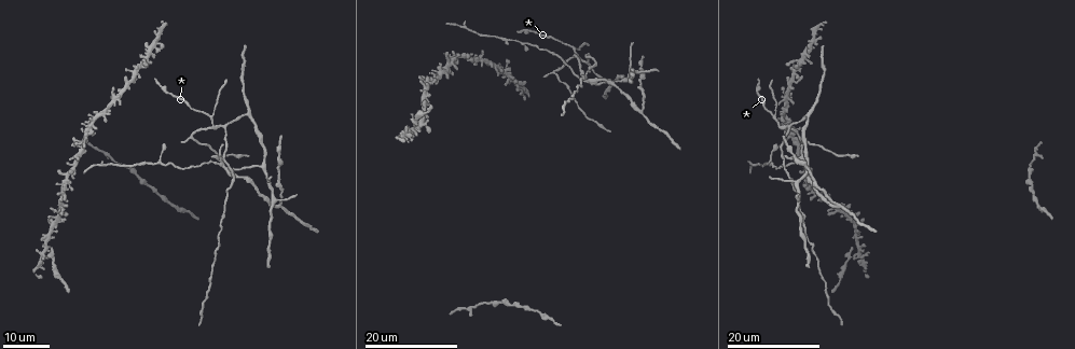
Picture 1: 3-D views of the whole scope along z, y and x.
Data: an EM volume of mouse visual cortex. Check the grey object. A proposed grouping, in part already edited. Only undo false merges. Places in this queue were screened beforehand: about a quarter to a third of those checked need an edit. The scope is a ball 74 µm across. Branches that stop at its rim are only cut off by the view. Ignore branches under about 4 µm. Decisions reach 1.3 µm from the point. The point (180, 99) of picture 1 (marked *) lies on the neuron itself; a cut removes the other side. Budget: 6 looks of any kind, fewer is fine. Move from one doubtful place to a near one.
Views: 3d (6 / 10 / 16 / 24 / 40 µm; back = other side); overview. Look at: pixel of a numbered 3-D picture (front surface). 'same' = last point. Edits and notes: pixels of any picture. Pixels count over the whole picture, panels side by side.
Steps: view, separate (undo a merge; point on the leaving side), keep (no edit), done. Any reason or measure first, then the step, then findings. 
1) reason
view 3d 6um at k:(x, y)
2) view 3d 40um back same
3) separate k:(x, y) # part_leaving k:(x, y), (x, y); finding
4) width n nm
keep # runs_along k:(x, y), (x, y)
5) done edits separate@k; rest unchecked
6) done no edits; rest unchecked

calibre changes
view 3d 24um at 1:(164, 166)

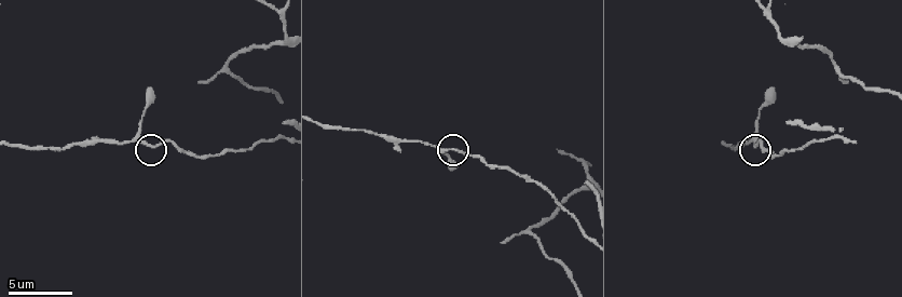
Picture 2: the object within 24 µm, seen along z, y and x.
view 3d 10um at 2:(456, 149)

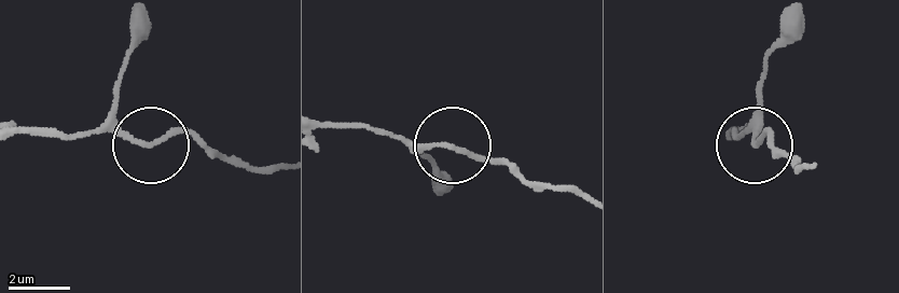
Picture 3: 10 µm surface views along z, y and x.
view 3d 6um at 3:(446, 148)

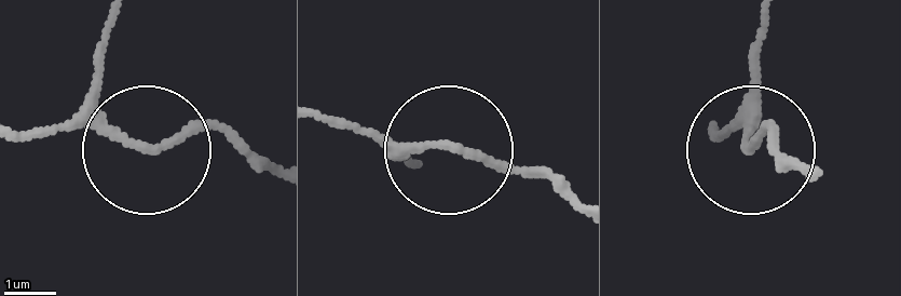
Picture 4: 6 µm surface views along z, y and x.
keep # runs_along 4:(276, 171), (199, 124), (135, 150), (36, 124); all the same neuron

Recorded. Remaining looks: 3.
view 3d 24um at 1:(797, 181)

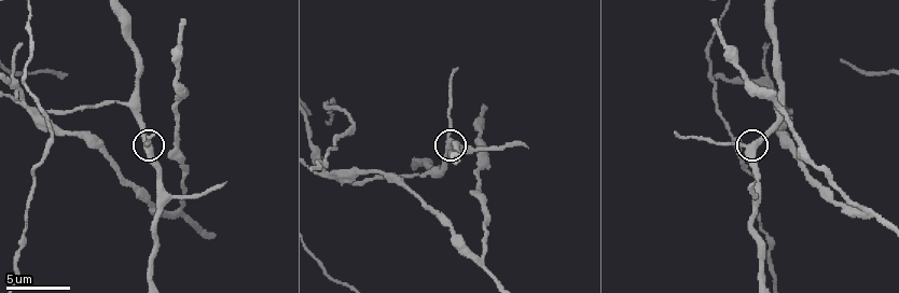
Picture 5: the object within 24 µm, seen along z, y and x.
view 3d 10um at 5:(148, 149)

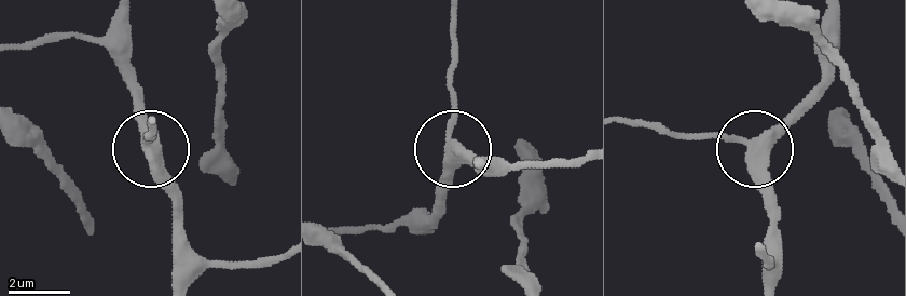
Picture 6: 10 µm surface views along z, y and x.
arms 3
keep # runs_along 6:(125, 16), (125, 70), (148, 143), (148, 132); one neuron here

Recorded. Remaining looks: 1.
three arms meet
view 3d 6um at 5:(321, 174)

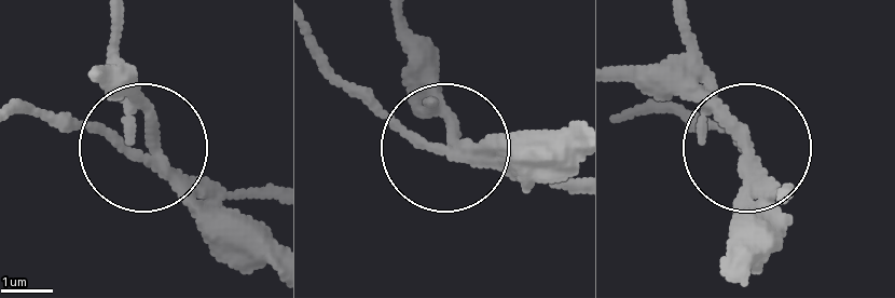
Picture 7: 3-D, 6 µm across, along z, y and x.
side_arm 7 um
separate 7:(147, 112) # part_leaving 7:(180, 177), (265, 225); two neurons meet here

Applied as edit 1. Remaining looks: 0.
done edits separate@7; rest unchecked

